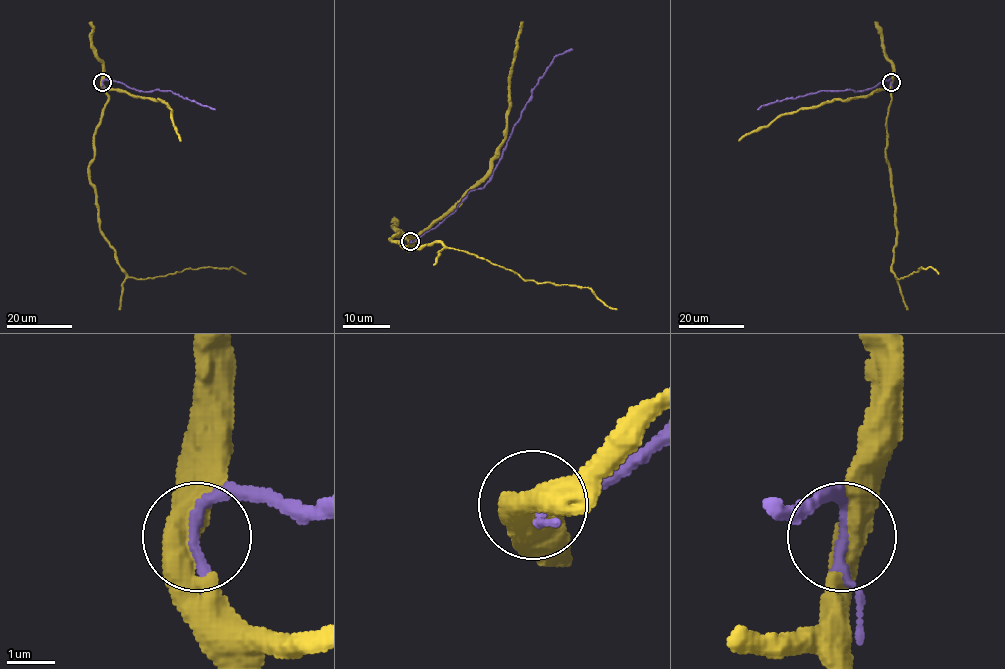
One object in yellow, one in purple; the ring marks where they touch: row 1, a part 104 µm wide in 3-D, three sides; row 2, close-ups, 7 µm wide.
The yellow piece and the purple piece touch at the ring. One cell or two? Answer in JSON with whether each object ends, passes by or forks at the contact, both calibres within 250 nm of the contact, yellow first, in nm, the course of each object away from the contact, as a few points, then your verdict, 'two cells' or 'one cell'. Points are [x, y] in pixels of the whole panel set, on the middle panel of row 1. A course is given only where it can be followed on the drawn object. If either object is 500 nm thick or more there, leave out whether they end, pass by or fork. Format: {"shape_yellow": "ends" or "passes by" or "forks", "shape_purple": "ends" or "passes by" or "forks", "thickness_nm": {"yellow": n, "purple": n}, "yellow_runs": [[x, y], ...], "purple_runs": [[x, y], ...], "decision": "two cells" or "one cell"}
{"thickness_nm": {"yellow": 550, "purple": 200}, "yellow_runs": [[409, 240], [418, 242], [399, 233], [390, 239], [406, 249], [443, 243], [522, 278], [587, 287], [617, 309]], "purple_runs": [[410, 240], [435, 228], [471, 190], [481, 189], [489, 180], [532, 95], [532, 89], [553, 59], [572, 49]], "decision": "one cell"}

